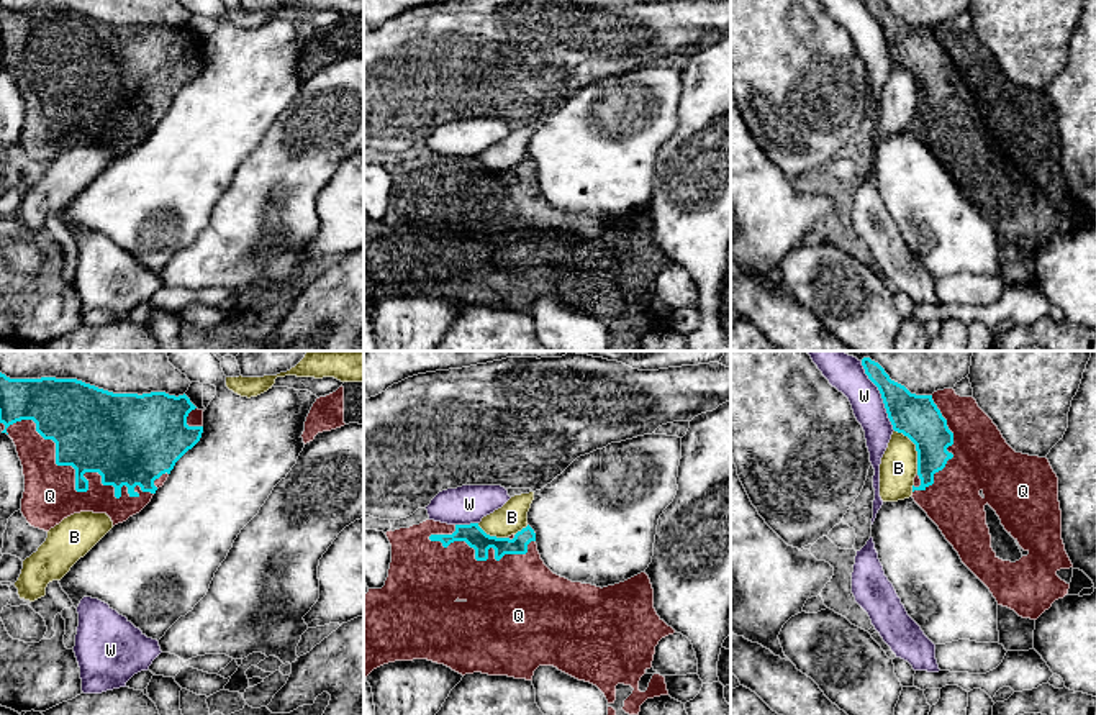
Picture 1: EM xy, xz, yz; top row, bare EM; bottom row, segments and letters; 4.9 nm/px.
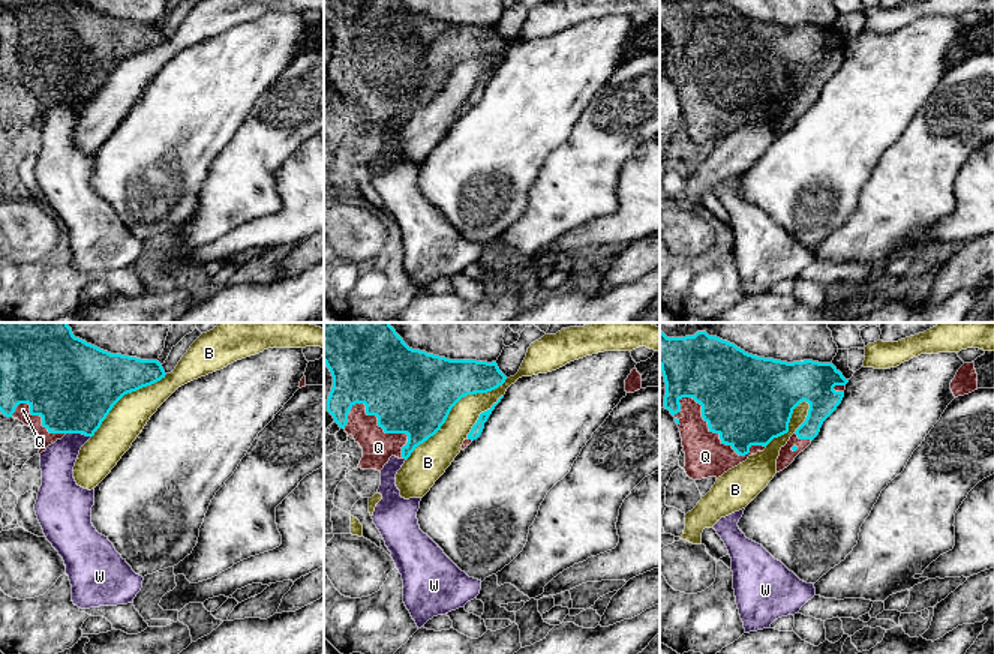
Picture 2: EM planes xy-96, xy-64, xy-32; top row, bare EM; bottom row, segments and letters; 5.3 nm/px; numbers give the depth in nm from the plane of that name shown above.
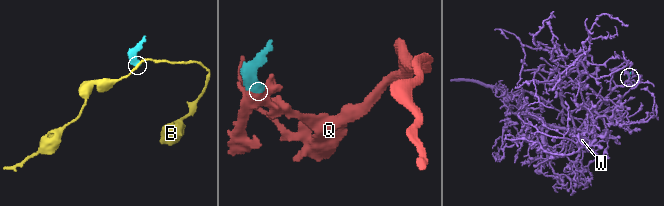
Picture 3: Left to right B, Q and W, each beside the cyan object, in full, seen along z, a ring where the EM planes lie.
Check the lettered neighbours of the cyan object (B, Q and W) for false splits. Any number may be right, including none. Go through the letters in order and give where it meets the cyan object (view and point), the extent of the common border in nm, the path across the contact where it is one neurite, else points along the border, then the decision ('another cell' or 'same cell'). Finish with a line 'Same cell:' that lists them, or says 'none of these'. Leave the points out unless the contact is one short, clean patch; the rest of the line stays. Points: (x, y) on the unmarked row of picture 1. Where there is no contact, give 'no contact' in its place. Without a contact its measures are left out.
B: meets cyan in yz at (916, 82); contact 240 nm long; another cell
Q: meets cyan in xy at (81, 123); contact 850 nm long; same cell
W: meets cyan in yz at (882, 30); contact 360 nm long; another cell
Same cell: Q

